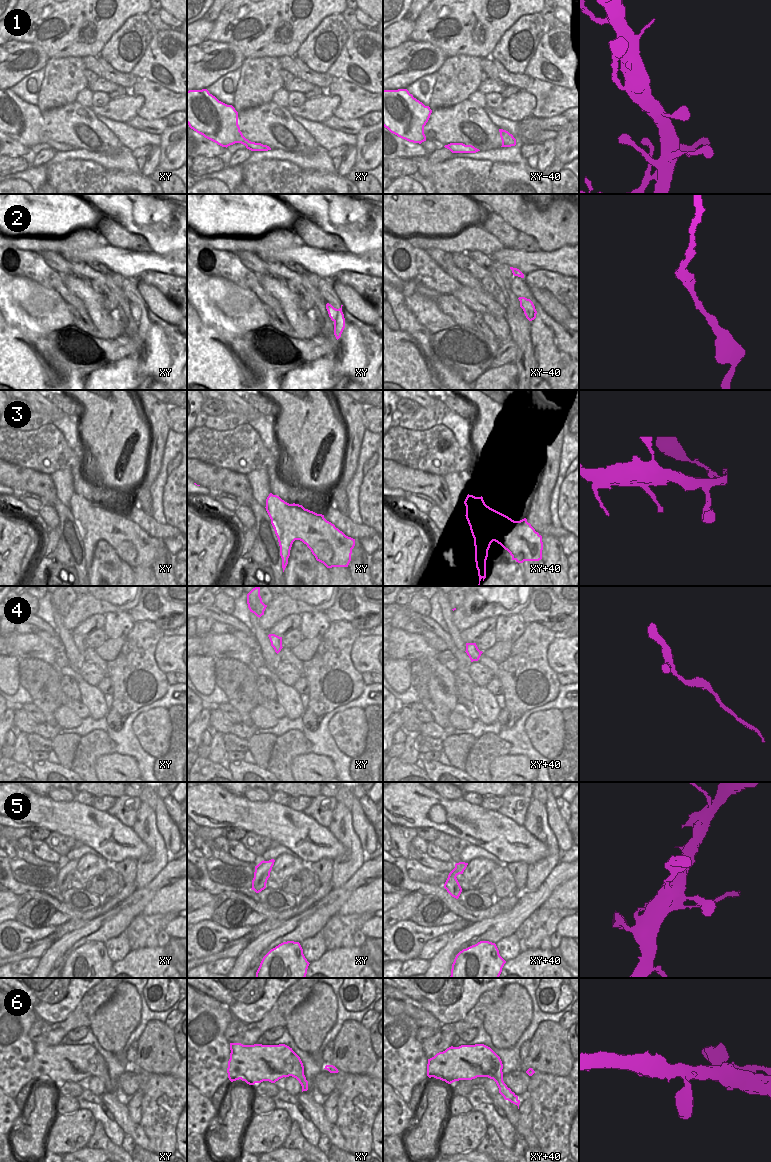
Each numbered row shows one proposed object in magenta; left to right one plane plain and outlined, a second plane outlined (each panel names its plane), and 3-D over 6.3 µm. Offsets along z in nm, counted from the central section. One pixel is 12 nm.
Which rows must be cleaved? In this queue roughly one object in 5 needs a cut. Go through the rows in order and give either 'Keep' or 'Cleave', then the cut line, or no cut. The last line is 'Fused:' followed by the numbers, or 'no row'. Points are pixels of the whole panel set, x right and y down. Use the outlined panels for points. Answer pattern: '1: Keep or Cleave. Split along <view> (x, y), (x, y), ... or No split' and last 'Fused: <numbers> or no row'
1: Keep. No split
2: Keep. No split
3: Keep. No split
4: Keep. No split
5: Keep. No split
6: Keep. No split
Fused: no row

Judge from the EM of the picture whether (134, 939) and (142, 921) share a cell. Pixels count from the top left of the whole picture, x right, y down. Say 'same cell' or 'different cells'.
same cell

